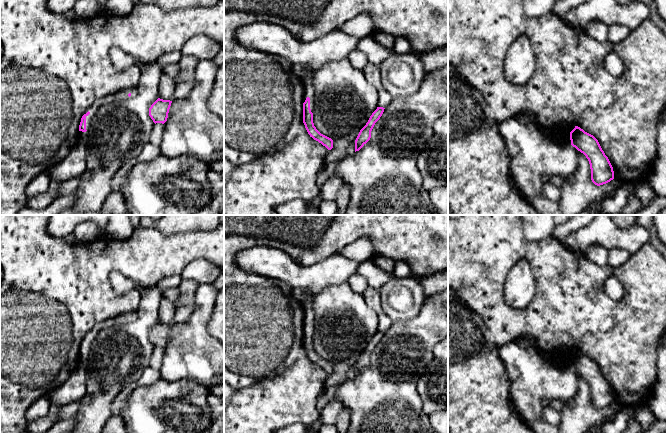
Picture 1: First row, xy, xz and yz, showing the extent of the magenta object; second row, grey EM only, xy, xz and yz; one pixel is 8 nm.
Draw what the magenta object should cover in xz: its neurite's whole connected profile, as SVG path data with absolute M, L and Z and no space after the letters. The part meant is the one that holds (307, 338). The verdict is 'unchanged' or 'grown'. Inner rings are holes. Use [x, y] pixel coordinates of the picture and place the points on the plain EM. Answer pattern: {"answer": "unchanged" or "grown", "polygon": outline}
{"answer": "grown", "polygon": "M307 299L304 303L305 318L303 322L303 347L305 352L314 364L321 367L328 374L333 372L333 364L323 358L321 358L313 347L313 335L315 331L315 314L313 310L313 299Z"}

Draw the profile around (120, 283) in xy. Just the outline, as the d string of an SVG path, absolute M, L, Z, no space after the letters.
M119 271L111 272L109 280L115 293L119 295L135 287L135 282Z

